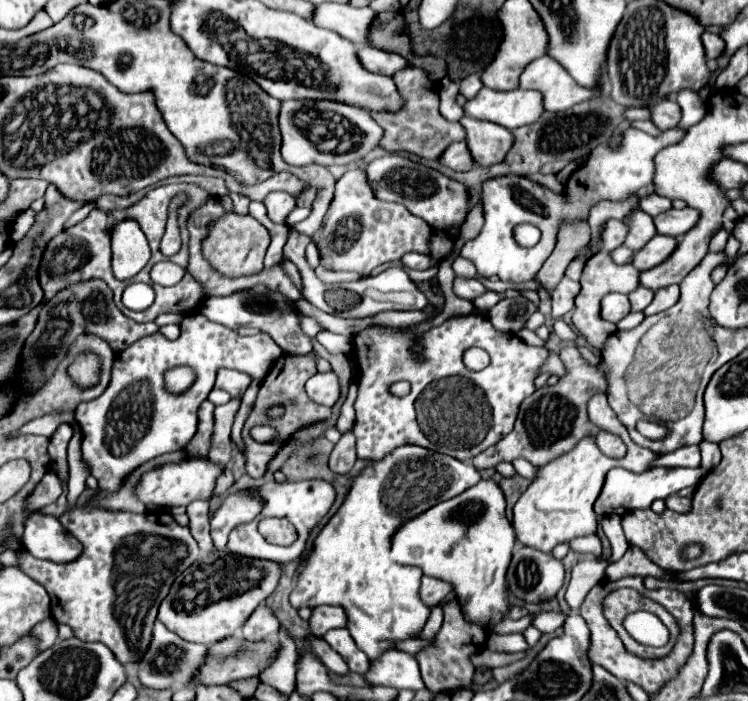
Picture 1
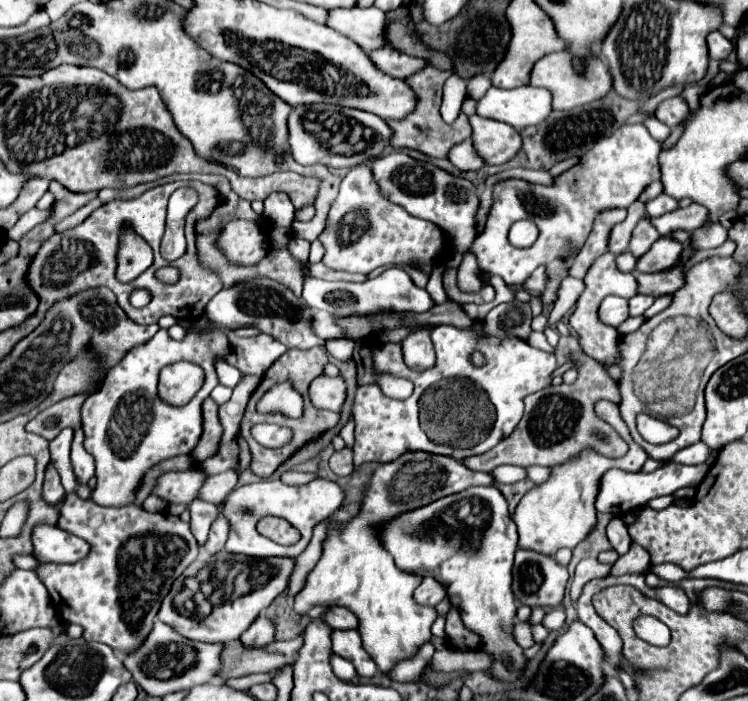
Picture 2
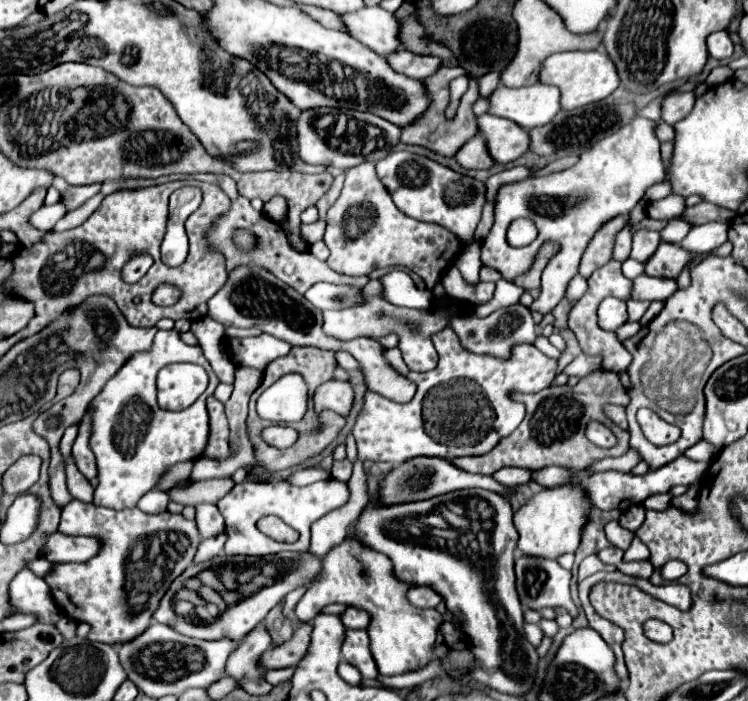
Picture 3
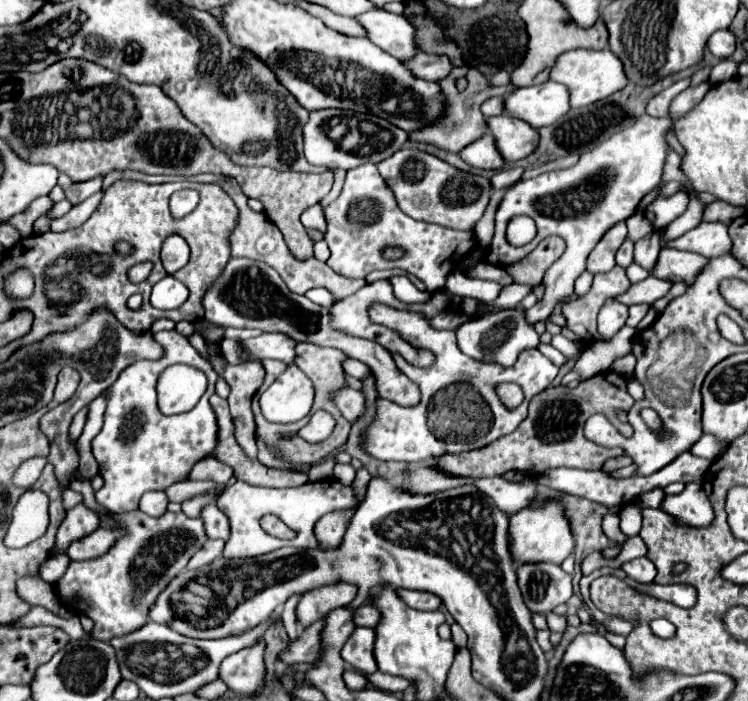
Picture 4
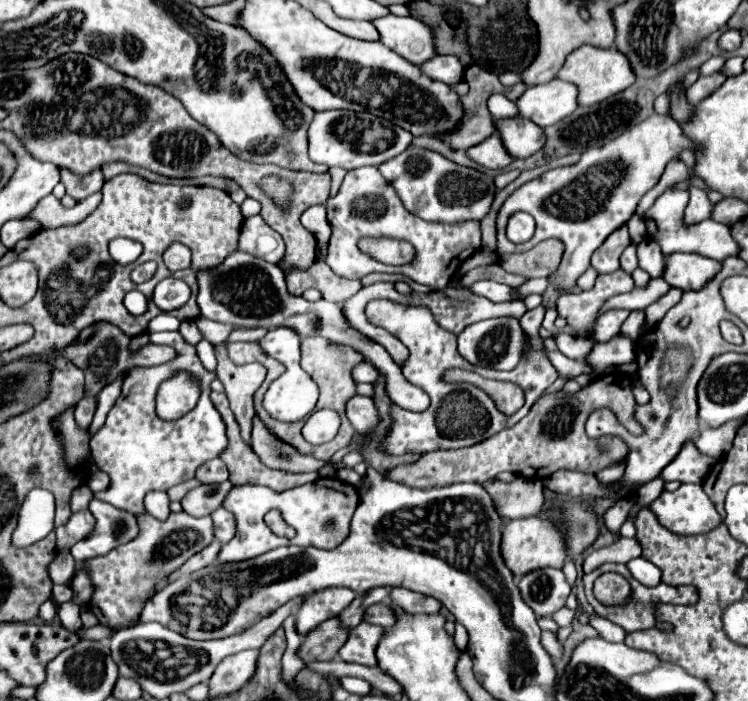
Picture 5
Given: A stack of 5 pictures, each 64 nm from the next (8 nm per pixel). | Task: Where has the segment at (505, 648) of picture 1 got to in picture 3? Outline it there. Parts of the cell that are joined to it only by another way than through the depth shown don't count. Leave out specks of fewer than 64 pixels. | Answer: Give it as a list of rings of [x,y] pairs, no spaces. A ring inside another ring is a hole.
[[[524,624],[524,638],[532,644],[538,646],[542,640],[542,630],[536,624]]]

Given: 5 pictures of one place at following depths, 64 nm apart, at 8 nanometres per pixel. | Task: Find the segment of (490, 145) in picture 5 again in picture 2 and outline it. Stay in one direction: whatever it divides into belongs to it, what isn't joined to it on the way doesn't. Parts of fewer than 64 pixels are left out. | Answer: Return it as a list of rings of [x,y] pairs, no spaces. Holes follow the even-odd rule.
[[[464,140],[456,144],[450,150],[448,160],[460,170],[478,170],[484,166],[484,162],[480,162],[480,156],[476,156],[476,150],[472,148],[472,140]]]

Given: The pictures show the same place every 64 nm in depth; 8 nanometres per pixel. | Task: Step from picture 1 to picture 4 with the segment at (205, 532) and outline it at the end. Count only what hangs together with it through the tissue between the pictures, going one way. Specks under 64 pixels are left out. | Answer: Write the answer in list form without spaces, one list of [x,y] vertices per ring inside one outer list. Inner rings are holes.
[[[208,504],[202,508],[200,518],[204,520],[204,530],[208,538],[222,538],[228,540],[230,530],[228,530],[228,518],[224,516],[224,512],[220,512],[216,508],[216,504]]]

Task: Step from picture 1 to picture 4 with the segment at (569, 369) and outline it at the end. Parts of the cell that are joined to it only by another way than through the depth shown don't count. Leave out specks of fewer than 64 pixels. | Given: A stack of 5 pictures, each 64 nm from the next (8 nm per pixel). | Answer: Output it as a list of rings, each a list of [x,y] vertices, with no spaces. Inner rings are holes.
[[[608,370],[608,374],[598,374],[588,380],[582,380],[574,390],[556,386],[546,388],[530,400],[526,420],[516,428],[516,432],[502,436],[496,444],[490,444],[482,450],[472,450],[464,454],[448,454],[440,456],[436,464],[444,468],[444,472],[454,472],[454,476],[500,476],[506,470],[524,470],[530,476],[538,476],[548,468],[584,468],[584,470],[600,470],[604,460],[624,454],[622,448],[602,448],[584,438],[584,422],[594,414],[604,414],[610,424],[618,428],[622,436],[632,434],[630,424],[620,424],[612,412],[616,408],[630,410],[634,398],[626,390],[626,378]]]

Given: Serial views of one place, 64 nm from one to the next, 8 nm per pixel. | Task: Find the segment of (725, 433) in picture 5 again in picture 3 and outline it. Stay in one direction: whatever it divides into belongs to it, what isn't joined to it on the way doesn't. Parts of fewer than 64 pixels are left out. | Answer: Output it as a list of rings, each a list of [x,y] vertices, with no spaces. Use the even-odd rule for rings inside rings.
[[[700,440],[700,442],[696,442],[694,446],[690,446],[682,456],[688,456],[690,460],[704,460],[704,462],[710,462],[710,460],[714,460],[714,456],[716,456],[716,448],[712,448],[712,444],[708,444],[706,440]]]

